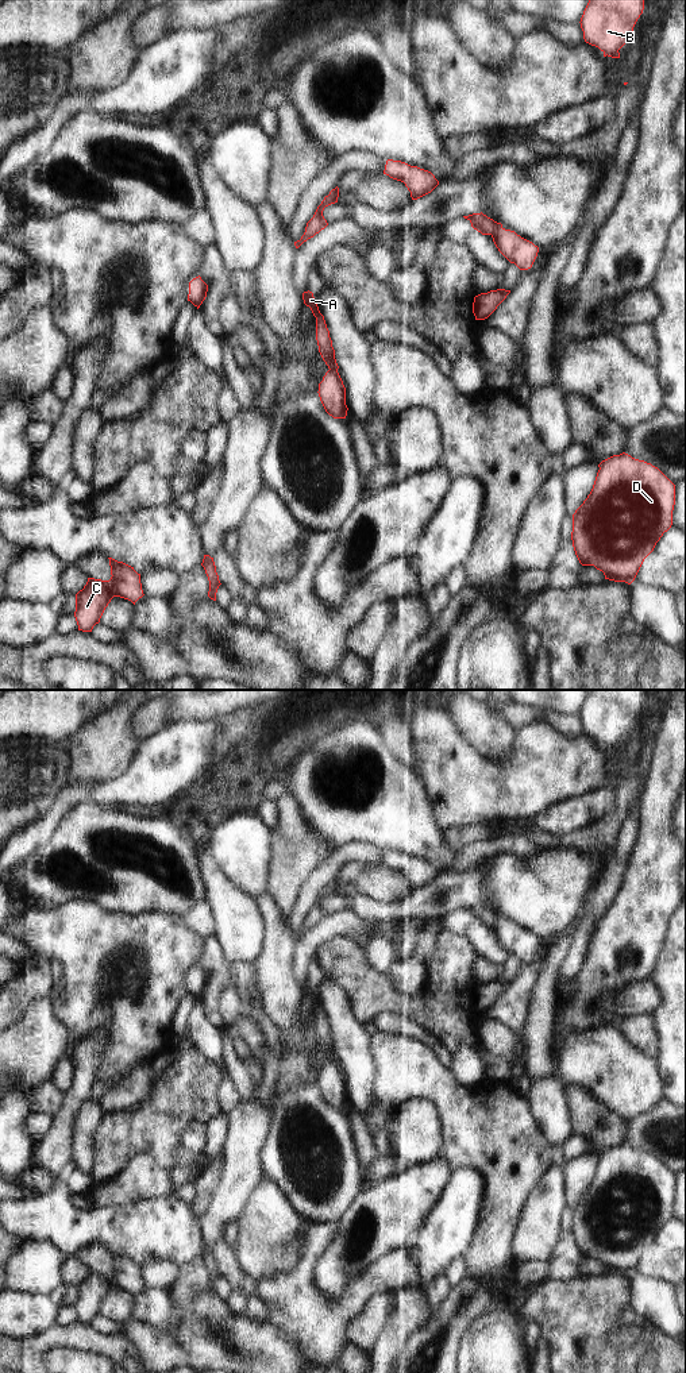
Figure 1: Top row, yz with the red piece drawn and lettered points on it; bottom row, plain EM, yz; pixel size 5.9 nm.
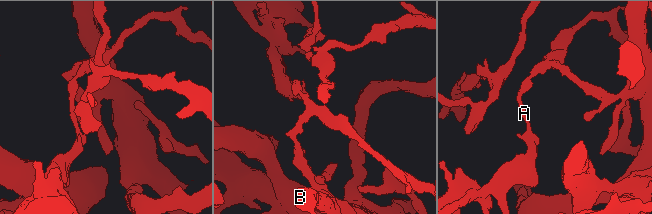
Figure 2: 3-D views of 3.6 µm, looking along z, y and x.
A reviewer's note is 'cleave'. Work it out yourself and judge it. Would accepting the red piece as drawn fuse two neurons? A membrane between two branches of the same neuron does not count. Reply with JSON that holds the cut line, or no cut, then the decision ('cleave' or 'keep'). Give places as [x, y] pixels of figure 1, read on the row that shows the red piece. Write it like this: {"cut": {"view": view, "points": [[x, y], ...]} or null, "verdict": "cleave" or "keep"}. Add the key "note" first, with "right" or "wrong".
{"note": "right", "cut": {"view": "yz", "points": [[330, 369], [336, 371]]}, "verdict": "cleave"}

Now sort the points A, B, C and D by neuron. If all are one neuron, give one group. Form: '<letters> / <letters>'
A B / C D

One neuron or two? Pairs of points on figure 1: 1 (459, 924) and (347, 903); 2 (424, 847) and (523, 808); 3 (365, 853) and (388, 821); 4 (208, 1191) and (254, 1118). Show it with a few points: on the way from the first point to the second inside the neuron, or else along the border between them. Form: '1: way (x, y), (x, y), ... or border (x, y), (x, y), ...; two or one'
1: border (462, 907), (444, 916), (423, 920); two
2: border (431, 801), (431, 812), (444, 830); two
3: border (345, 845), (365, 841), (386, 851); two
4: border (220, 1176), (209, 1206); two

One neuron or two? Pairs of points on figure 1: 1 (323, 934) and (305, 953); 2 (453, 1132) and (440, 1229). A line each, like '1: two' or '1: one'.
1: one
2: two

